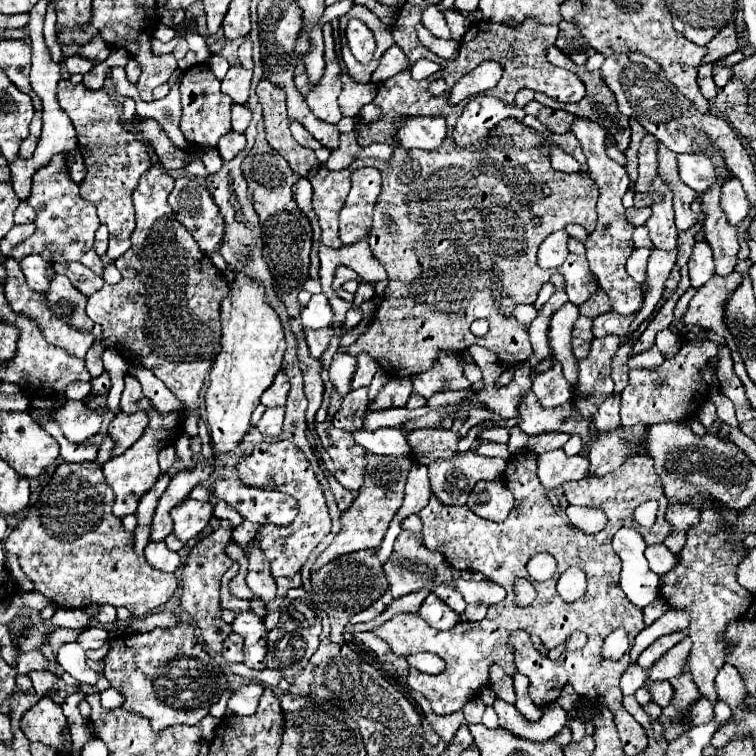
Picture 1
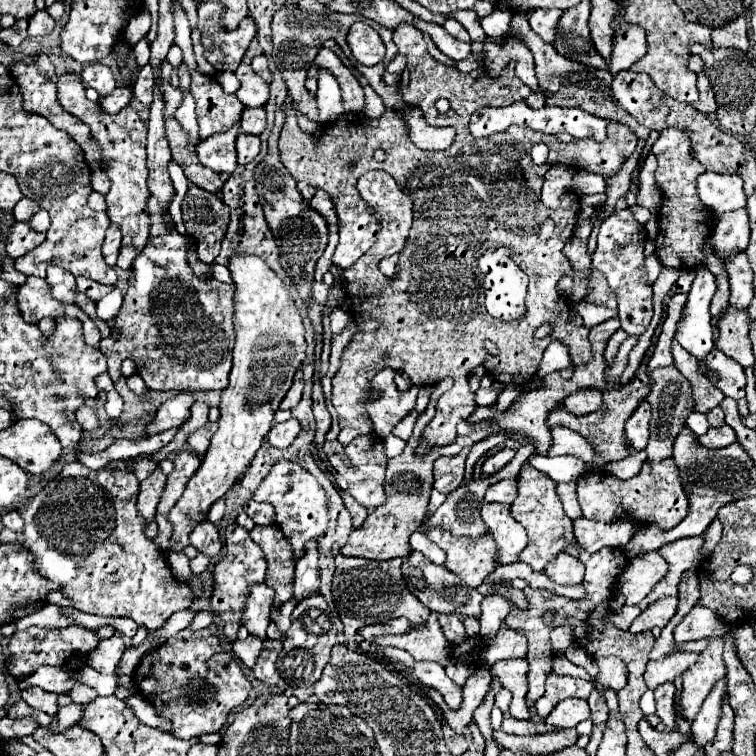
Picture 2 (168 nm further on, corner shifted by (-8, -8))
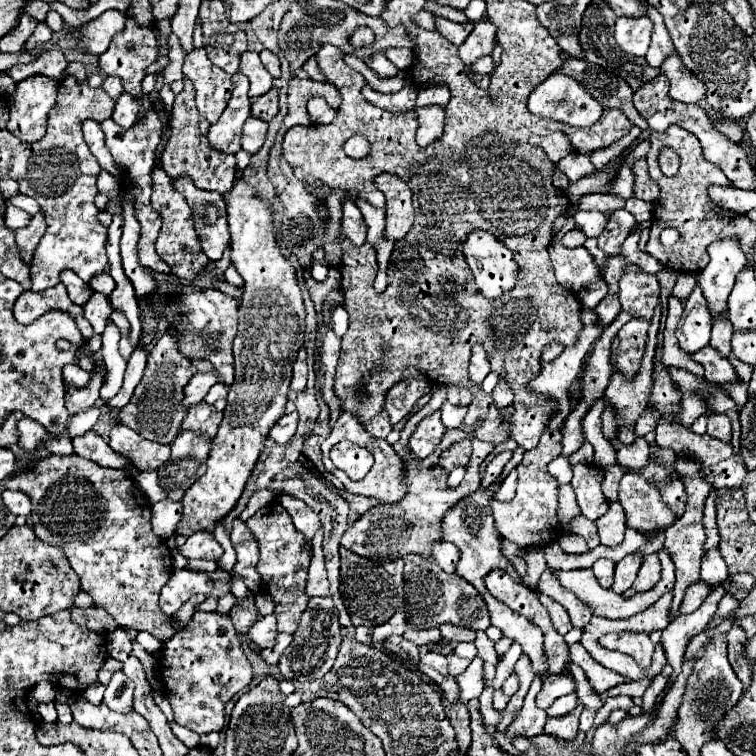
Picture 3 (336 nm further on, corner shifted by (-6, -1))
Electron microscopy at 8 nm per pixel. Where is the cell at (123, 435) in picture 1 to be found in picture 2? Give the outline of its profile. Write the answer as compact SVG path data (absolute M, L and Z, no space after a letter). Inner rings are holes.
M184 392L184 394L176 394L170 400L166 400L154 414L154 420L146 426L144 436L150 438L154 434L166 432L170 428L178 428L188 416L190 416L190 406L194 404L194 398Z

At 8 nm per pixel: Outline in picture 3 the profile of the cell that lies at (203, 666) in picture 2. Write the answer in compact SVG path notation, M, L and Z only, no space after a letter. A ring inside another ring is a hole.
M196 611L190 623L163 644L158 672L166 685L176 723L196 733L222 731L226 725L226 703L252 681L252 665L228 615Z

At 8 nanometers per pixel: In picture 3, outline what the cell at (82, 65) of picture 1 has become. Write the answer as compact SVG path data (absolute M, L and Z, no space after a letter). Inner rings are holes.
M106 77L106 79L104 79L102 89L104 89L112 99L118 99L118 97L124 93L122 83L120 83L120 79L118 79L118 77Z

